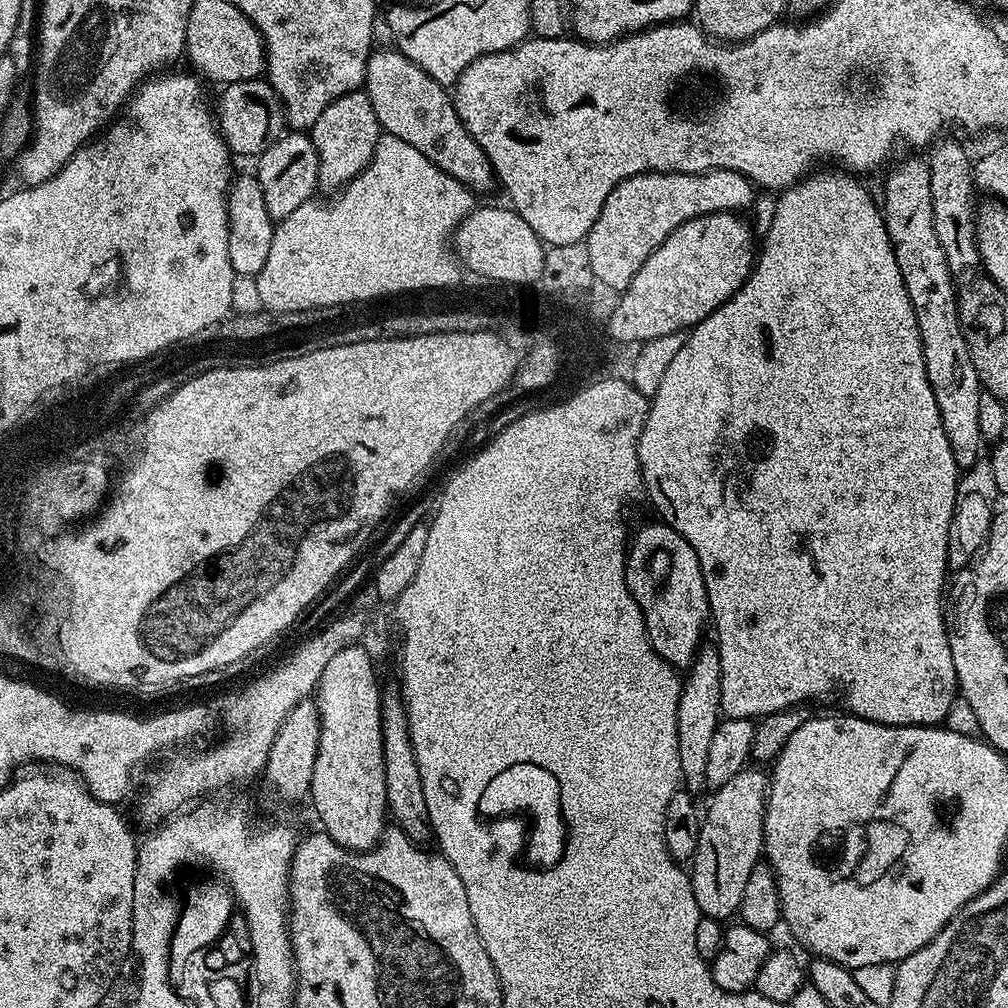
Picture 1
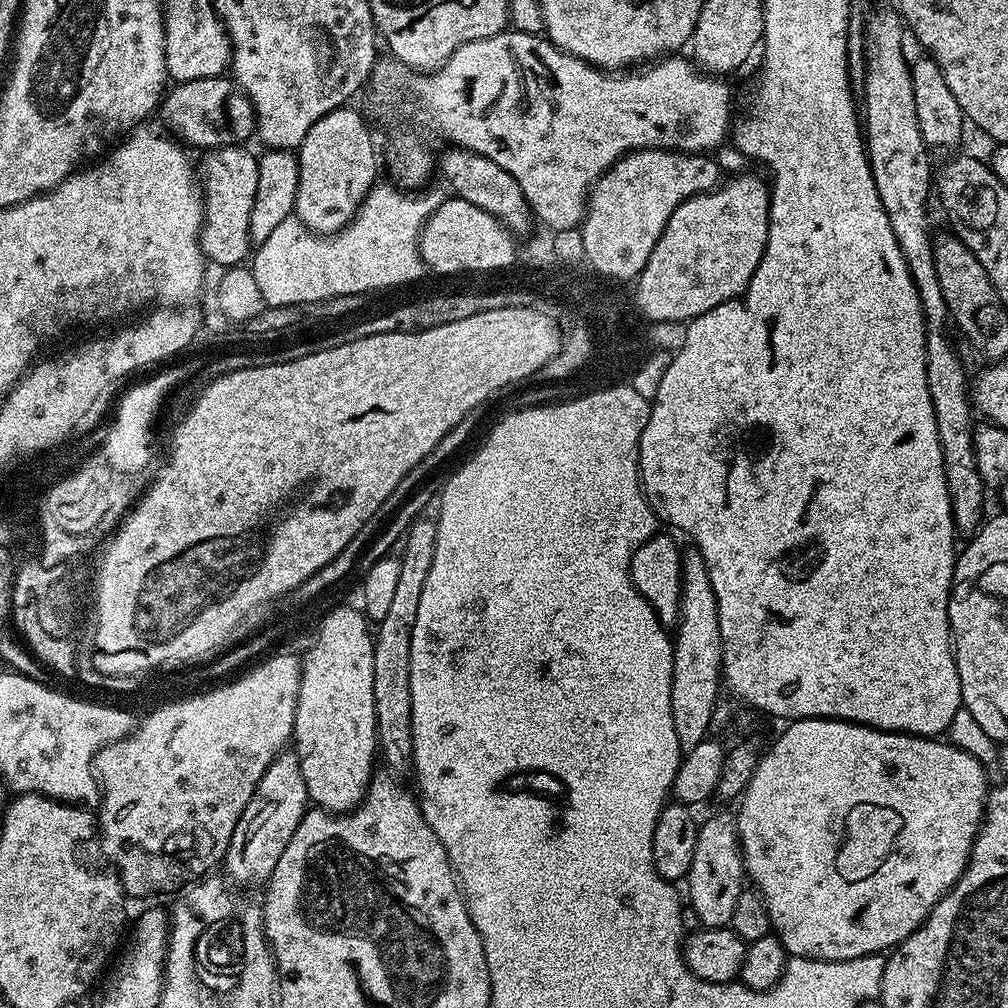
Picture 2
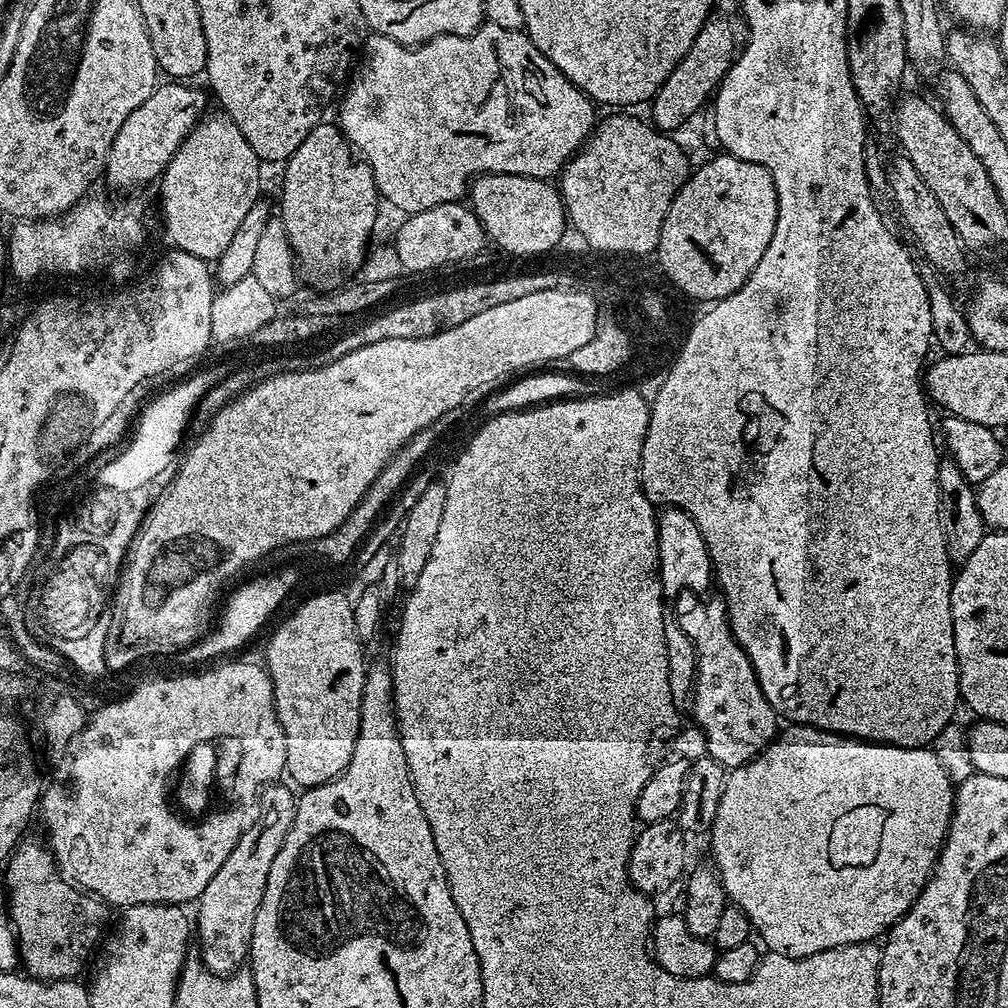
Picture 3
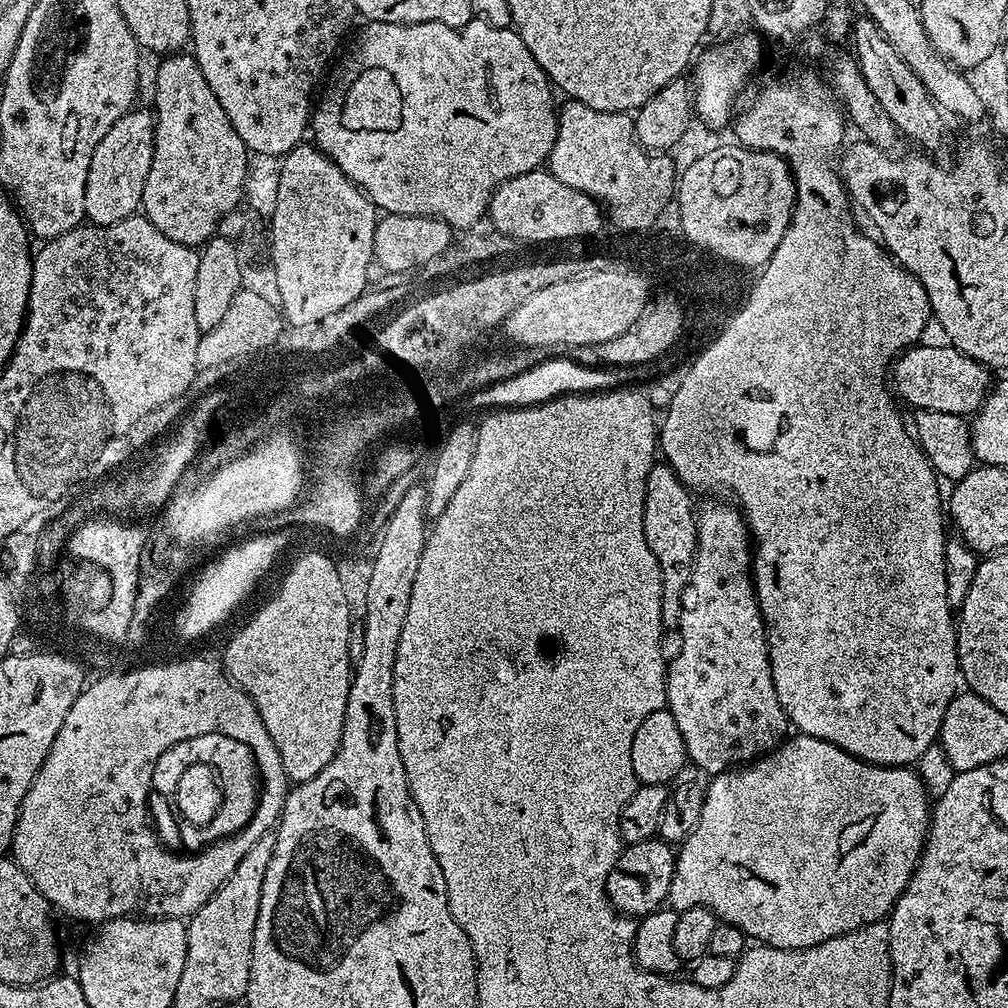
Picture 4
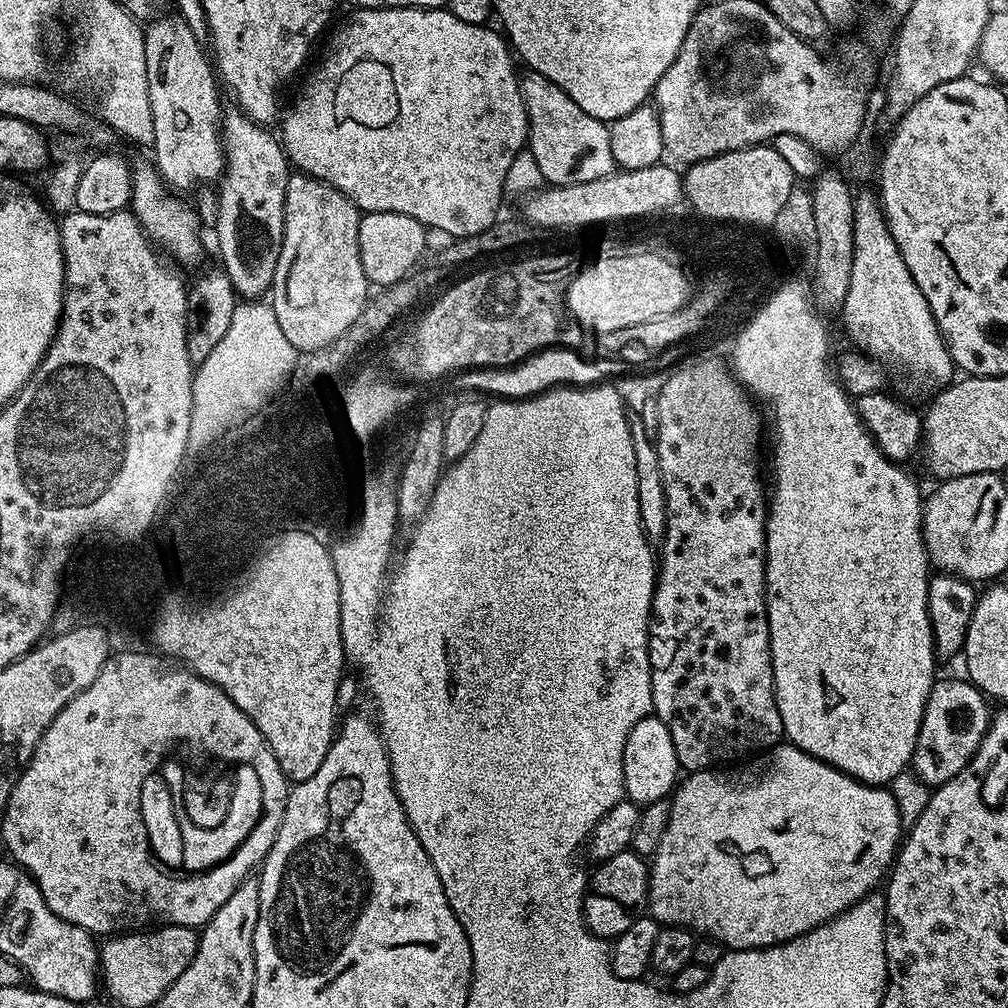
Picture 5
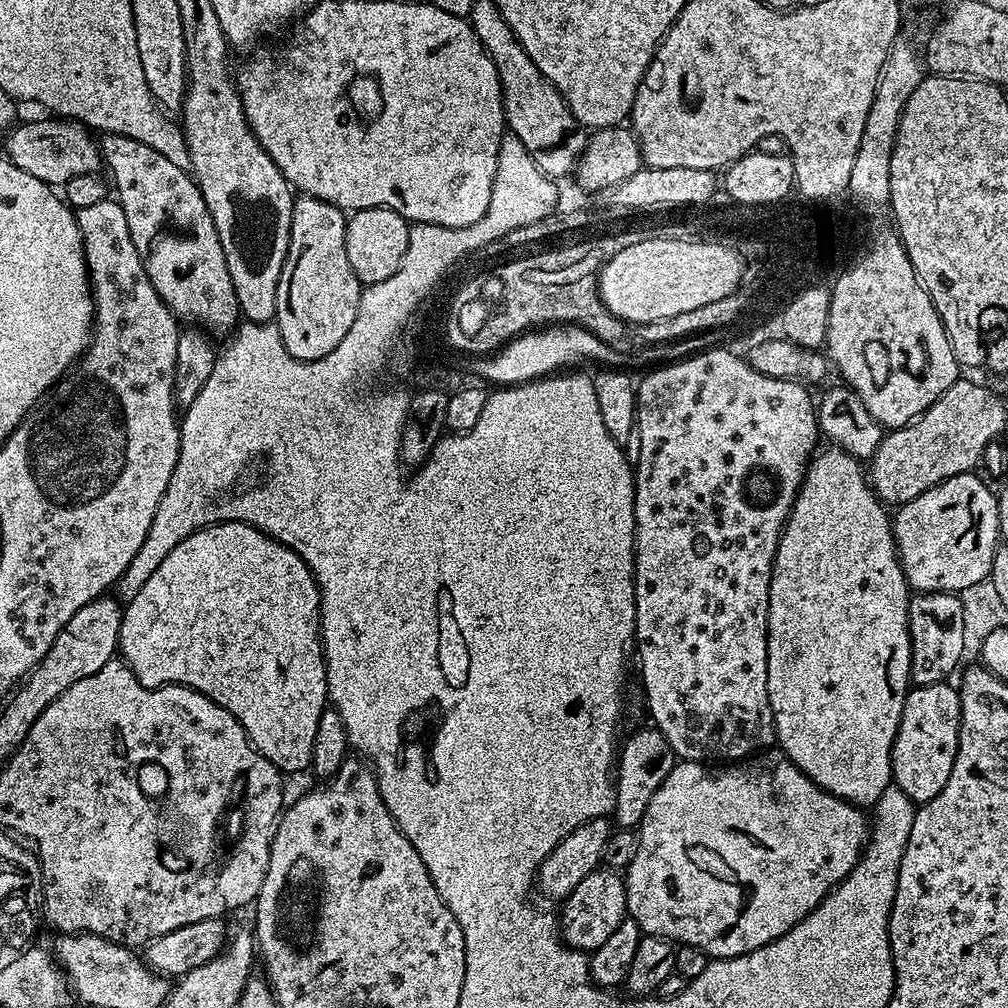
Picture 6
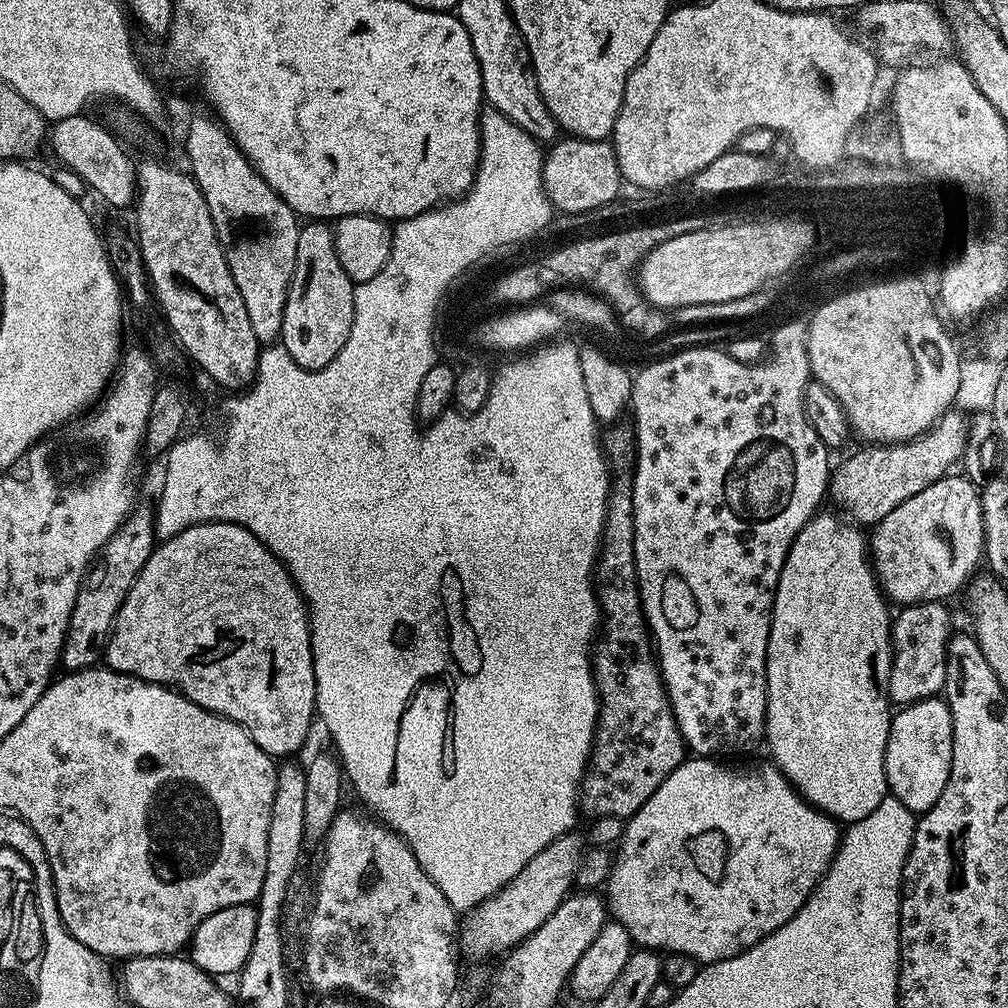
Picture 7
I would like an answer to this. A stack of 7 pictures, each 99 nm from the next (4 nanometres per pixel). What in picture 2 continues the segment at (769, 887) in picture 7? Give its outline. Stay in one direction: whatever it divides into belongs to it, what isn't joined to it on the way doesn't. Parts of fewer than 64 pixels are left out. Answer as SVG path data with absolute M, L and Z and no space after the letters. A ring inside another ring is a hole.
M809 718L791 721L787 727L769 748L767 745L749 784L738 797L740 813L735 813L734 819L747 879L756 883L753 885L764 902L772 932L780 937L789 957L846 962L850 958L887 953L907 936L914 934L914 930L918 930L932 907L955 886L967 868L968 855L972 853L972 844L976 840L976 833L980 831L980 821L984 818L984 801L990 791L988 776L984 773L987 772L985 765L980 764L978 758L966 754L966 750L955 748L951 742L940 738L883 732L877 728L867 728L864 724L851 724L849 720Z

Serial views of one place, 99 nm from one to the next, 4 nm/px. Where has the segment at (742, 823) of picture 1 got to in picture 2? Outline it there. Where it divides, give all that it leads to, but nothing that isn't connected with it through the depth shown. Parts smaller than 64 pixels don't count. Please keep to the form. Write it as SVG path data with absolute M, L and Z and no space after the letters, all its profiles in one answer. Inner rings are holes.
M731 815L729 816L712 816L708 821L701 823L696 829L696 845L694 846L694 858L690 862L690 870L686 877L686 885L688 884L688 896L686 892L686 900L692 903L692 912L701 921L699 922L705 928L723 928L730 925L730 914L734 914L734 902L738 902L738 894L745 887L746 873L744 871L744 857L740 851L740 838L736 831L736 821Z

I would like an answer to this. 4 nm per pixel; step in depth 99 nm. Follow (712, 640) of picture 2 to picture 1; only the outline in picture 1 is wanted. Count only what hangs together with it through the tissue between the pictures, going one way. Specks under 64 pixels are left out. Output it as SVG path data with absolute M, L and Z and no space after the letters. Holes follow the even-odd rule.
M705 643L696 652L695 658L686 669L680 685L678 702L678 758L685 791L698 794L707 787L705 782L706 763L709 757L714 730L722 718L720 702L722 698L722 666L720 650L715 643Z

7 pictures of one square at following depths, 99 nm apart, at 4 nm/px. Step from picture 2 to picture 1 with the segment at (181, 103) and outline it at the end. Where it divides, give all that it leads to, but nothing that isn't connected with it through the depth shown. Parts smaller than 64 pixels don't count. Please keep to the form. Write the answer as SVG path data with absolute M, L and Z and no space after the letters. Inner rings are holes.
M257 78L223 85L220 101L214 104L214 119L220 129L229 153L259 158L270 145L286 134L284 104L267 79Z

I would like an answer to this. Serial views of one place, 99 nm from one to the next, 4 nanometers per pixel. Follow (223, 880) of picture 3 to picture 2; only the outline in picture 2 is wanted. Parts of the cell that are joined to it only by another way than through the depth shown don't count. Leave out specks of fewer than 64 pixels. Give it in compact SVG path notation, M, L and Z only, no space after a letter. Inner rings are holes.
M285 750L266 766L266 774L262 774L242 818L238 818L238 826L234 826L230 846L222 861L223 875L237 889L248 888L251 884L267 885L274 874L274 866L278 866L278 858L282 858L282 850L286 850L286 842L294 838L294 830L298 830L298 822L302 822L309 808L306 782L296 753Z

